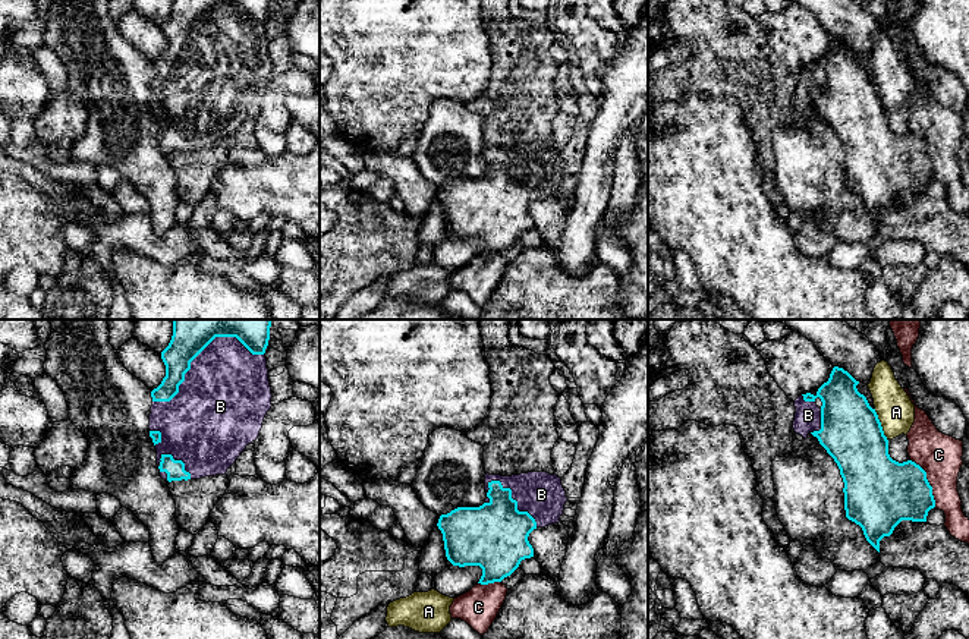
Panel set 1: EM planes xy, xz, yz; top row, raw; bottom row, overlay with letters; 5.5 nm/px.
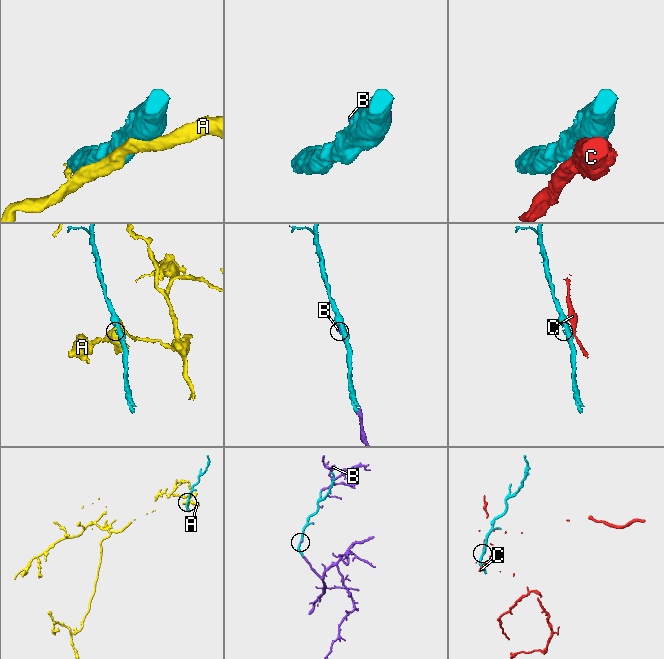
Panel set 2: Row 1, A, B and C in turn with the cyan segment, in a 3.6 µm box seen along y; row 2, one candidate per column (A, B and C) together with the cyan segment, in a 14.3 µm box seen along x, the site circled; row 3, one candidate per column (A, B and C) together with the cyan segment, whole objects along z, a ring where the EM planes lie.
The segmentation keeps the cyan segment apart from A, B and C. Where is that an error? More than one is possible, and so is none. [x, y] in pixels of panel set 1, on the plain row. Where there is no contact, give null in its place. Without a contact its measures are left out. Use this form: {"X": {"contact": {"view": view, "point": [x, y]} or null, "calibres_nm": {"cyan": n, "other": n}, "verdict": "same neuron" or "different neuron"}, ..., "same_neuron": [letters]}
{"A": {"contact": {"view": "yz", "point": [880, 97]}, "calibres_nm": {"cyan": 340, "other": 200}, "verdict": "different neuron"}, "B": {"contact": {"view": "xy", "point": [200, 24]}, "calibres_nm": {"cyan": 180, "other": 460}, "verdict": "same neuron"}, "C": {"contact": {"view": "yz", "point": [928, 154]}, "calibres_nm": {"cyan": 360, "other": 240}, "verdict": "different neuron"}, "same_neuron": ["B"]}

